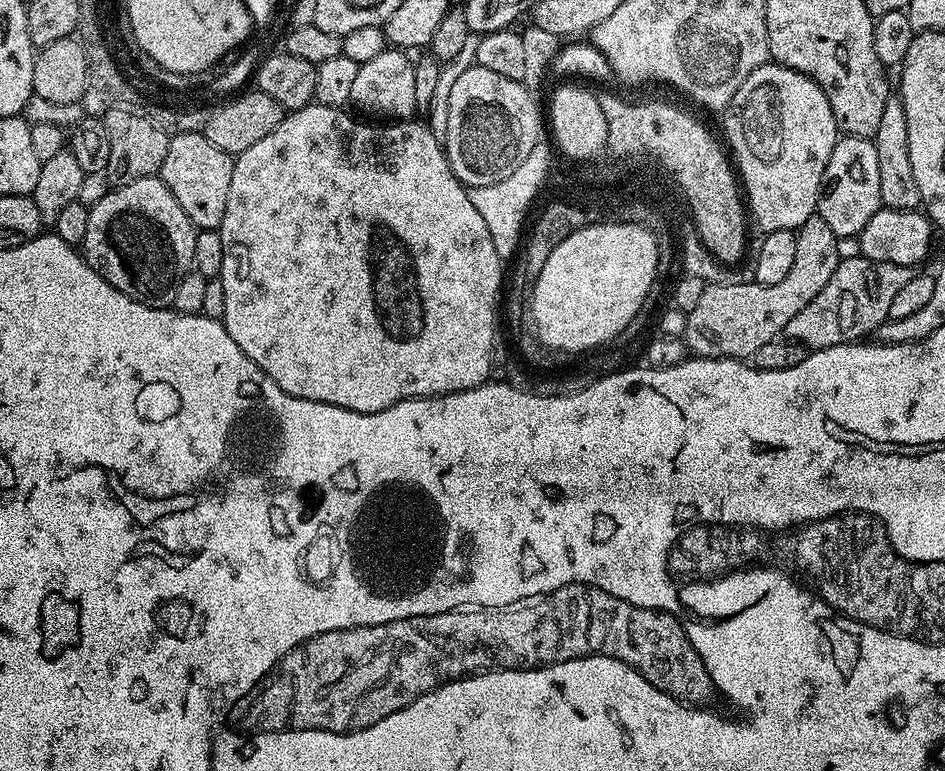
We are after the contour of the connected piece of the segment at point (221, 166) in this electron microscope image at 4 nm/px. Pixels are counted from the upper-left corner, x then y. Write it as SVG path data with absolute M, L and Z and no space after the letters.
M203 131L180 132L177 136L173 135L166 146L166 159L163 160L162 166L158 173L161 182L178 198L178 206L186 210L186 218L198 230L201 229L219 229L222 218L226 214L226 198L230 198L230 178L234 178L234 166L236 161L233 156L226 154L226 150L218 150L206 138Z

